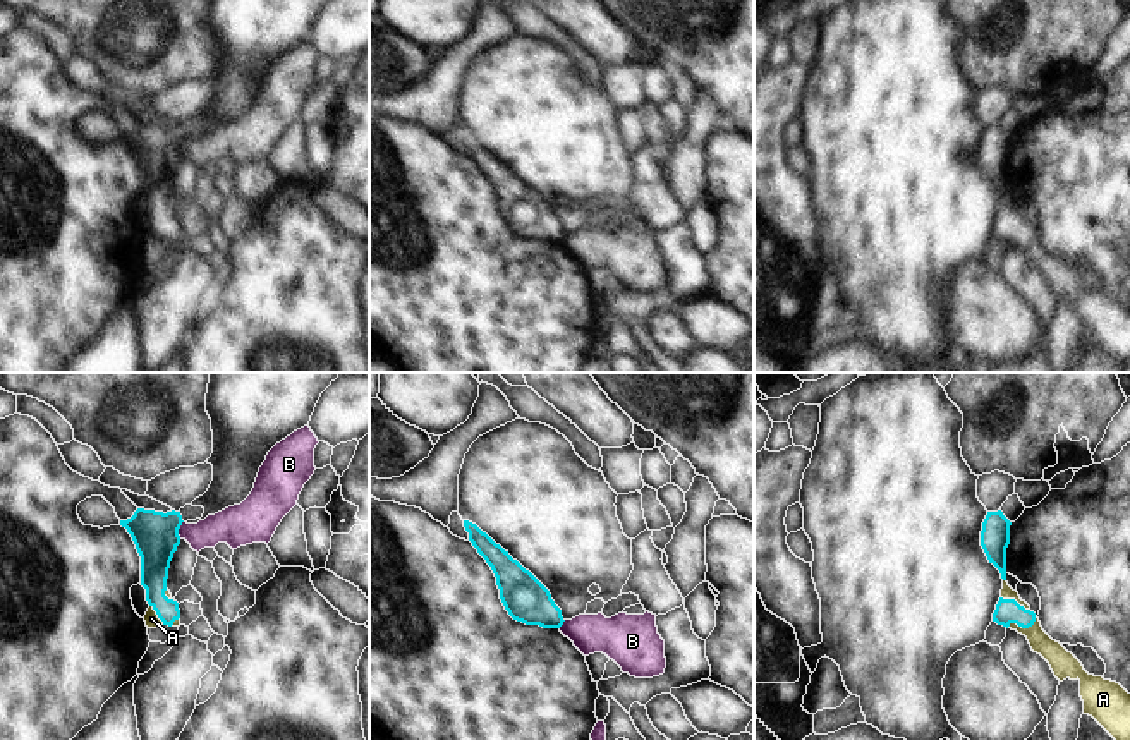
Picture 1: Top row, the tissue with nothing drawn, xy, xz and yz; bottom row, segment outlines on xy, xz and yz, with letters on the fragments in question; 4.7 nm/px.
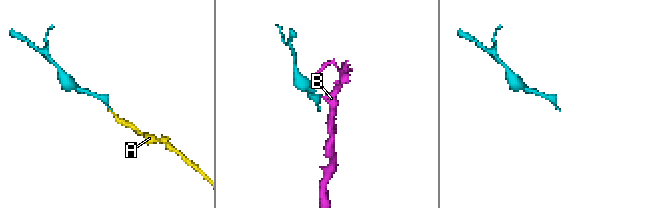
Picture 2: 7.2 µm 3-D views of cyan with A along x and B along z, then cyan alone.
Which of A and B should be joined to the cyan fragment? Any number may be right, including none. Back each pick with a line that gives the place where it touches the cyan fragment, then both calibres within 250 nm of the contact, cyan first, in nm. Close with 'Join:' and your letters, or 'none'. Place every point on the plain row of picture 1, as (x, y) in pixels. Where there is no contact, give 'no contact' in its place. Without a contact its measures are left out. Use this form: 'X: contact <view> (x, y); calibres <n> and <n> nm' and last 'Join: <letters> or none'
A: contact yz (1022, 242); calibres 120 and 120 nm
Join: A

